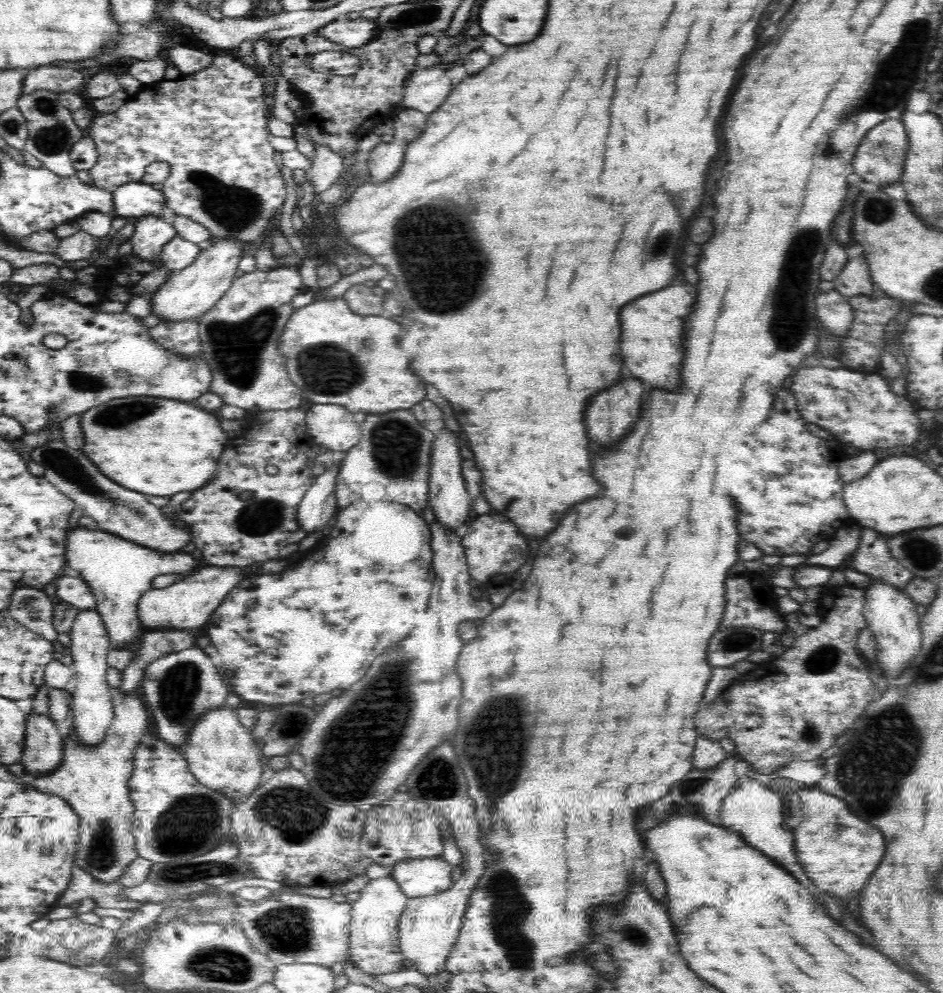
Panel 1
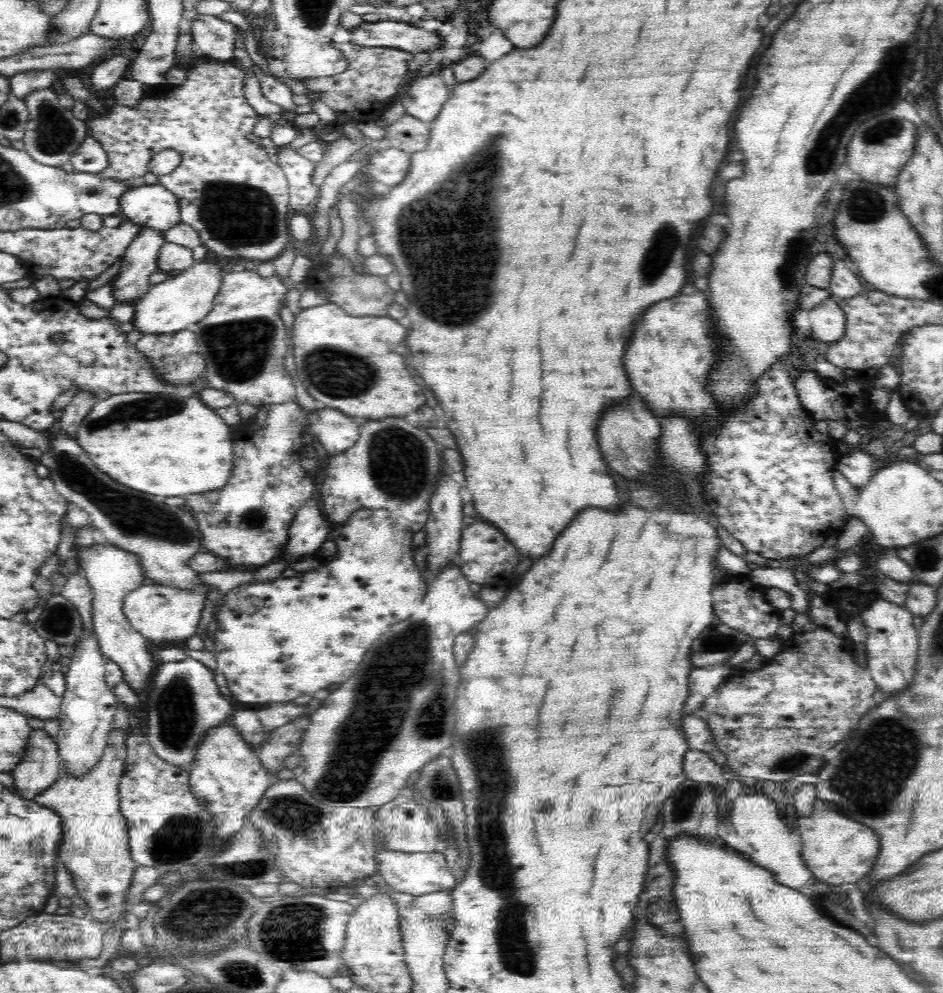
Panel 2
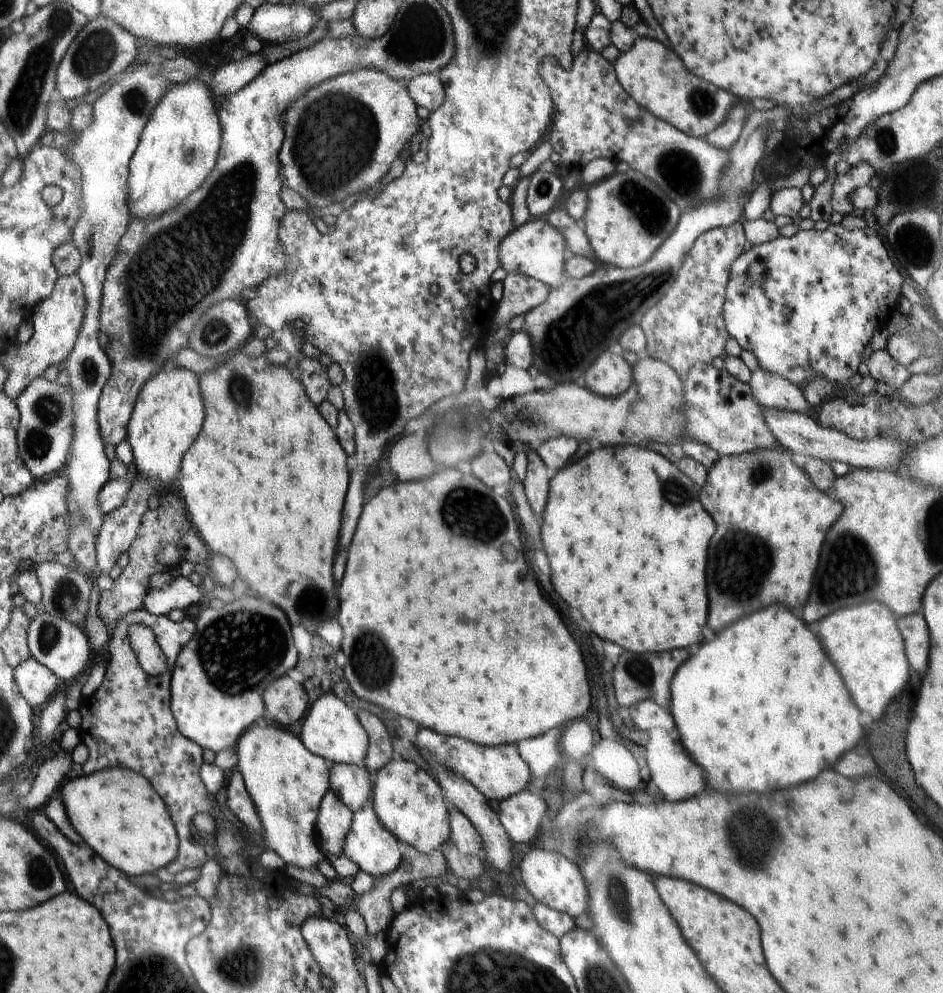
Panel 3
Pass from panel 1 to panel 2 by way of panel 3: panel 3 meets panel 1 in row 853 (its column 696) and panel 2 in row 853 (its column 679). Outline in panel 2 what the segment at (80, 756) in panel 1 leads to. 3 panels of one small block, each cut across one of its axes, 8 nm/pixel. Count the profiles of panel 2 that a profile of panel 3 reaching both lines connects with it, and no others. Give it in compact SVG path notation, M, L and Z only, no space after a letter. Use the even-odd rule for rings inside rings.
M127 729L110 731L108 746L102 758L98 760L98 764L94 764L94 768L88 774L84 776L64 774L50 788L33 798L38 804L43 804L46 808L53 810L61 818L64 838L59 844L57 858L70 873L77 888L77 894L86 902L87 916L101 923L112 922L114 916L119 916L121 921L124 915L121 915L122 910L126 908L128 888L132 884L132 876L137 867L130 854L128 824L122 816L118 794L119 782L125 771L127 757L126 737Z

